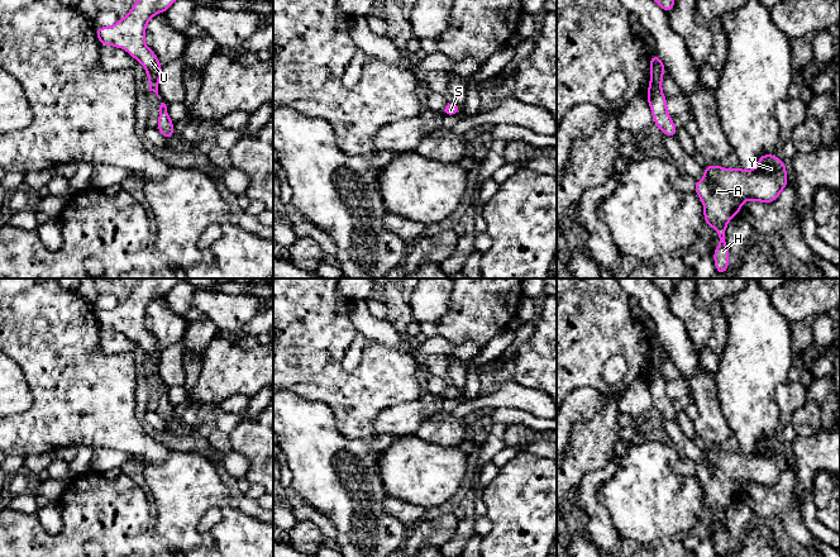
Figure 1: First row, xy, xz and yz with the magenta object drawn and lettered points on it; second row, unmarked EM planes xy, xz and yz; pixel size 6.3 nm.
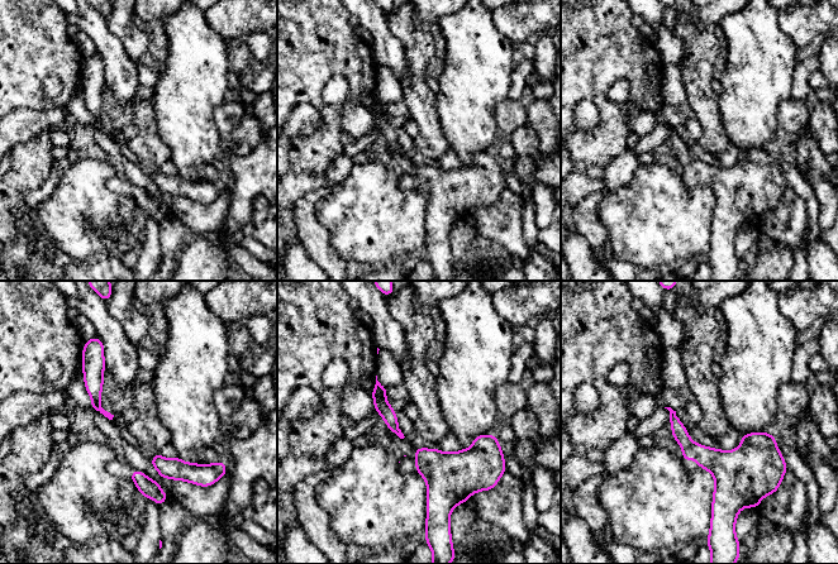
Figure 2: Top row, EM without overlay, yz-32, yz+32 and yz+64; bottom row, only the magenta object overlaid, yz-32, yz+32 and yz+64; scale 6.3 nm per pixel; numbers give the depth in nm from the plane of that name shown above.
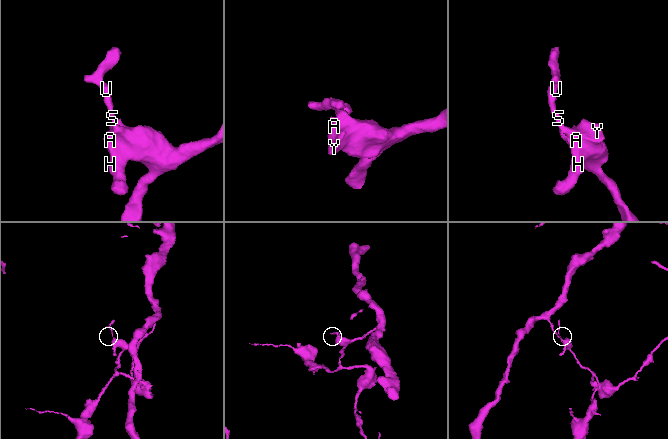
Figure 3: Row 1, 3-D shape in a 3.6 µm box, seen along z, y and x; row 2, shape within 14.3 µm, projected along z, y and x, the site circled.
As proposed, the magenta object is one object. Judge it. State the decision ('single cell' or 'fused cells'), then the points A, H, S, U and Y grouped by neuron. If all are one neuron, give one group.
single cell; groups A H S U Y

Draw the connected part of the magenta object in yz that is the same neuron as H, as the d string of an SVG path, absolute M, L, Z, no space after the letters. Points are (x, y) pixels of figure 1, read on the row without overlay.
M763 438L758 449L746 454L743 452L726 453L722 449L703 451L705 462L695 467L695 476L701 481L708 511L717 513L719 530L713 534L716 557L726 557L729 533L725 513L734 499L740 498L745 484L772 486L788 468L786 447L779 441Z

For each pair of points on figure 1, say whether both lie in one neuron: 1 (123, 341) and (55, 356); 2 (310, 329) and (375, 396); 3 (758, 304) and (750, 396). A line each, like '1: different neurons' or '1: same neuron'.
1: different neurons
2: same neuron
3: same neuron

